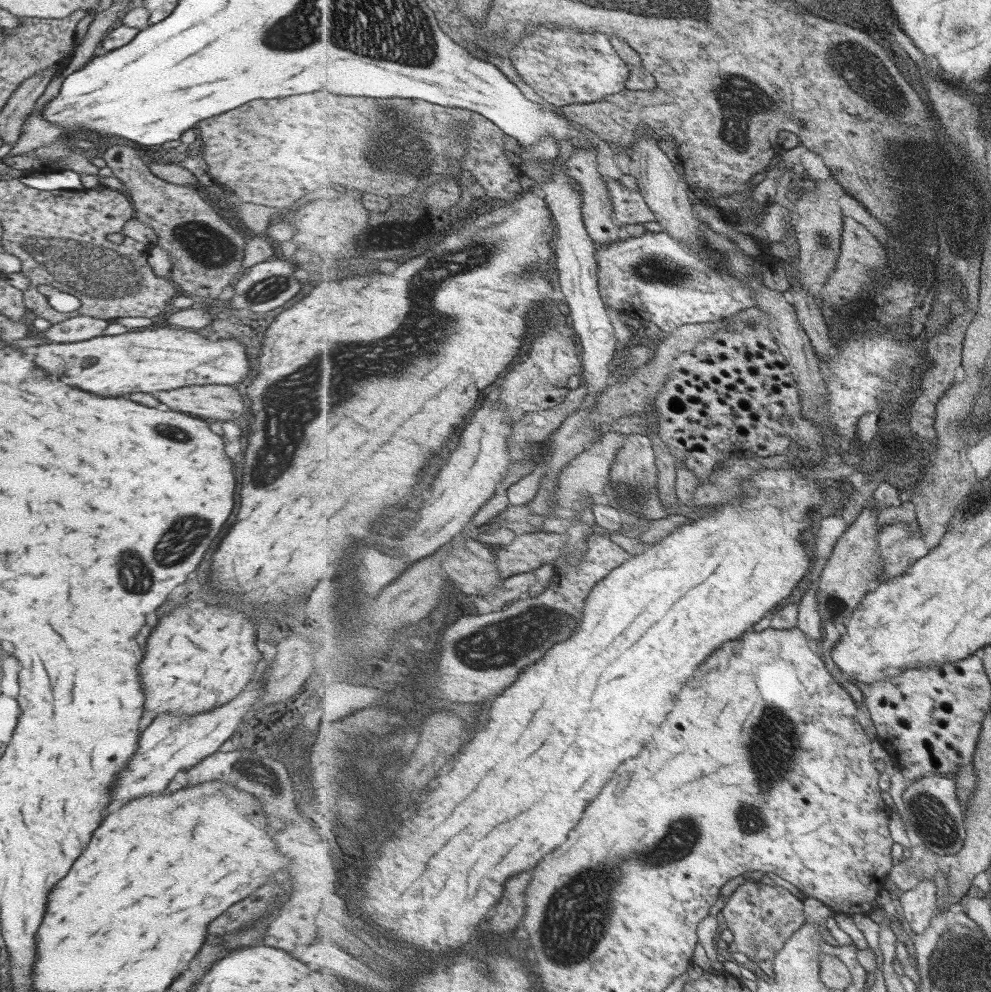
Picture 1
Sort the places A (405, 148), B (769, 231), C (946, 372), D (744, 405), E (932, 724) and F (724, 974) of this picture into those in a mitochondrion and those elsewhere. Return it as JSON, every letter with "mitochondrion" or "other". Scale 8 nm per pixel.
{"A":"mitochondrion","B":"other","C":"other","D":"other","E":"other","F":"other"}

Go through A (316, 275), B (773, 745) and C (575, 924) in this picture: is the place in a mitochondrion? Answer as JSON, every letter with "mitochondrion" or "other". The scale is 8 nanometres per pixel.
{"A":"other","B":"mitochondrion","C":"mitochondrion"}

